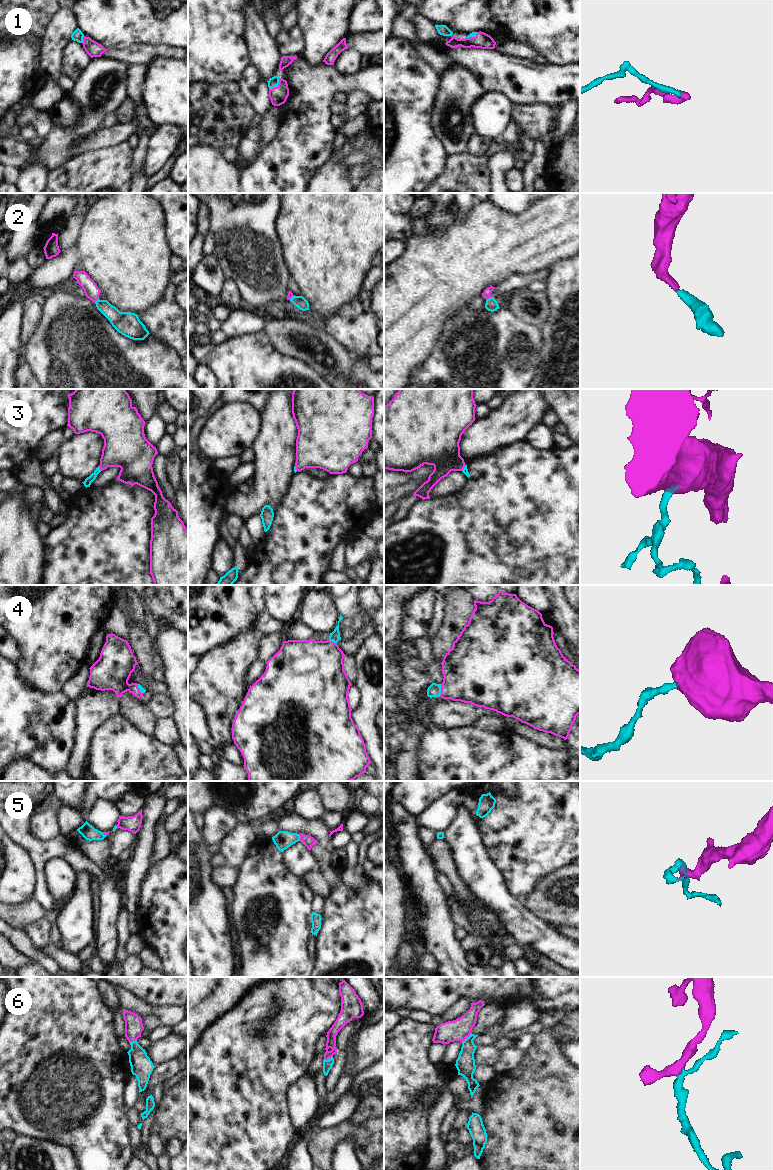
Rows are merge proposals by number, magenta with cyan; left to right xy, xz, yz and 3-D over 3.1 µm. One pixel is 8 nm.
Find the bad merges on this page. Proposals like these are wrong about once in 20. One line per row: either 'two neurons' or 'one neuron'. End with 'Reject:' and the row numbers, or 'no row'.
1: one neuron
2: one neuron
3: one neuron
4: one neuron
5: one neuron
6: one neuron
Reject: no row

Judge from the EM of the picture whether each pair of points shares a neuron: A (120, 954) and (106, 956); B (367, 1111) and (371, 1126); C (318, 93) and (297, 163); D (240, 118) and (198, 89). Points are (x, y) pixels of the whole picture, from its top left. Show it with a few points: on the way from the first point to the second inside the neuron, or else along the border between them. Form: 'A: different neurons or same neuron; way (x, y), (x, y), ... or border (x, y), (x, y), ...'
A: different neurons; border (117, 932), (117, 947), (112, 963)
B: different neurons; border (373, 1116), (358, 1124), (351, 1120)
C: same neuron; way (317, 110), (305, 146)
D: same neuron; way (230, 115), (223, 114), (208, 99)

